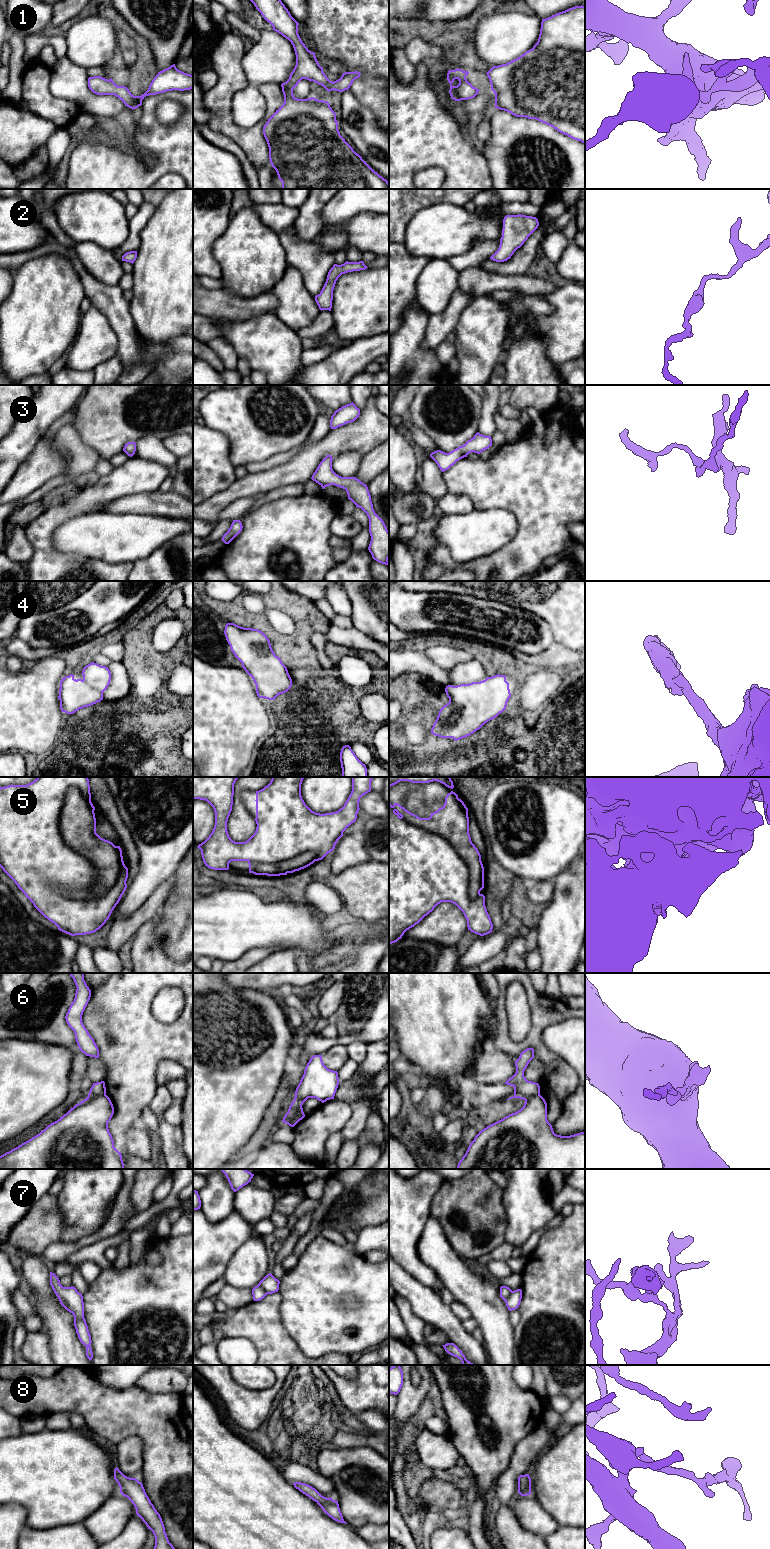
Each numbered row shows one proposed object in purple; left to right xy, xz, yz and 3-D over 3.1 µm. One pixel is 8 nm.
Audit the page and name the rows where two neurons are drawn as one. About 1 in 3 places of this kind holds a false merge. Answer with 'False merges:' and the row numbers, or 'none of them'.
False merges: 1, 4, 7

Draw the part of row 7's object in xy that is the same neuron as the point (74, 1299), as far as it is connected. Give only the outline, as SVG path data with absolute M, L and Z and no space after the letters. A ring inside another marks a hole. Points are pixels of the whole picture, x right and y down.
M50 1272L50 1285L58 1299L66 1302L74 1316L84 1318L83 1296L75 1287L63 1287L59 1278L52 1272Z

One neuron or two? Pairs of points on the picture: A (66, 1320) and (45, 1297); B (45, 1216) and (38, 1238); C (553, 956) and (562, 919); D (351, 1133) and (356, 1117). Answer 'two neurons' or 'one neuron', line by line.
A: one neuron
B: one neuron
C: one neuron
D: one neuron

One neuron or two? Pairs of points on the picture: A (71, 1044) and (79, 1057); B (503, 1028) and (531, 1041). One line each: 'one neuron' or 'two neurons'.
A: two neurons
B: one neuron

